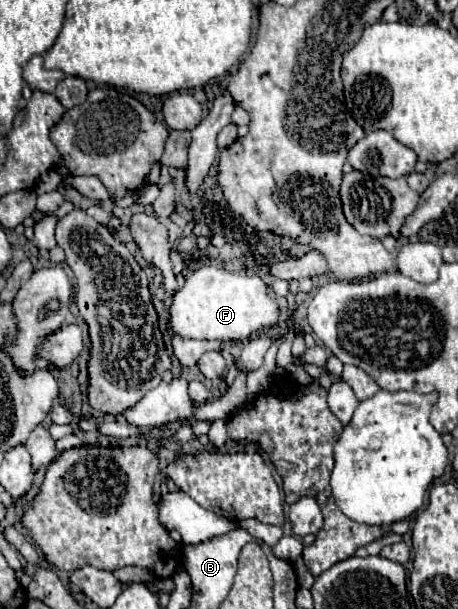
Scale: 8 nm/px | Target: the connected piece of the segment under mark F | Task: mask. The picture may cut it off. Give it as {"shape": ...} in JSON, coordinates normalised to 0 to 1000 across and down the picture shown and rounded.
{"shape":[[[443,433],[430,443],[408,447],[404,470],[378,486],[369,509],[369,535],[395,555],[430,558],[535,558],[548,548],[605,535],[609,499],[592,473],[566,453],[531,453],[496,447],[483,437]]]}

